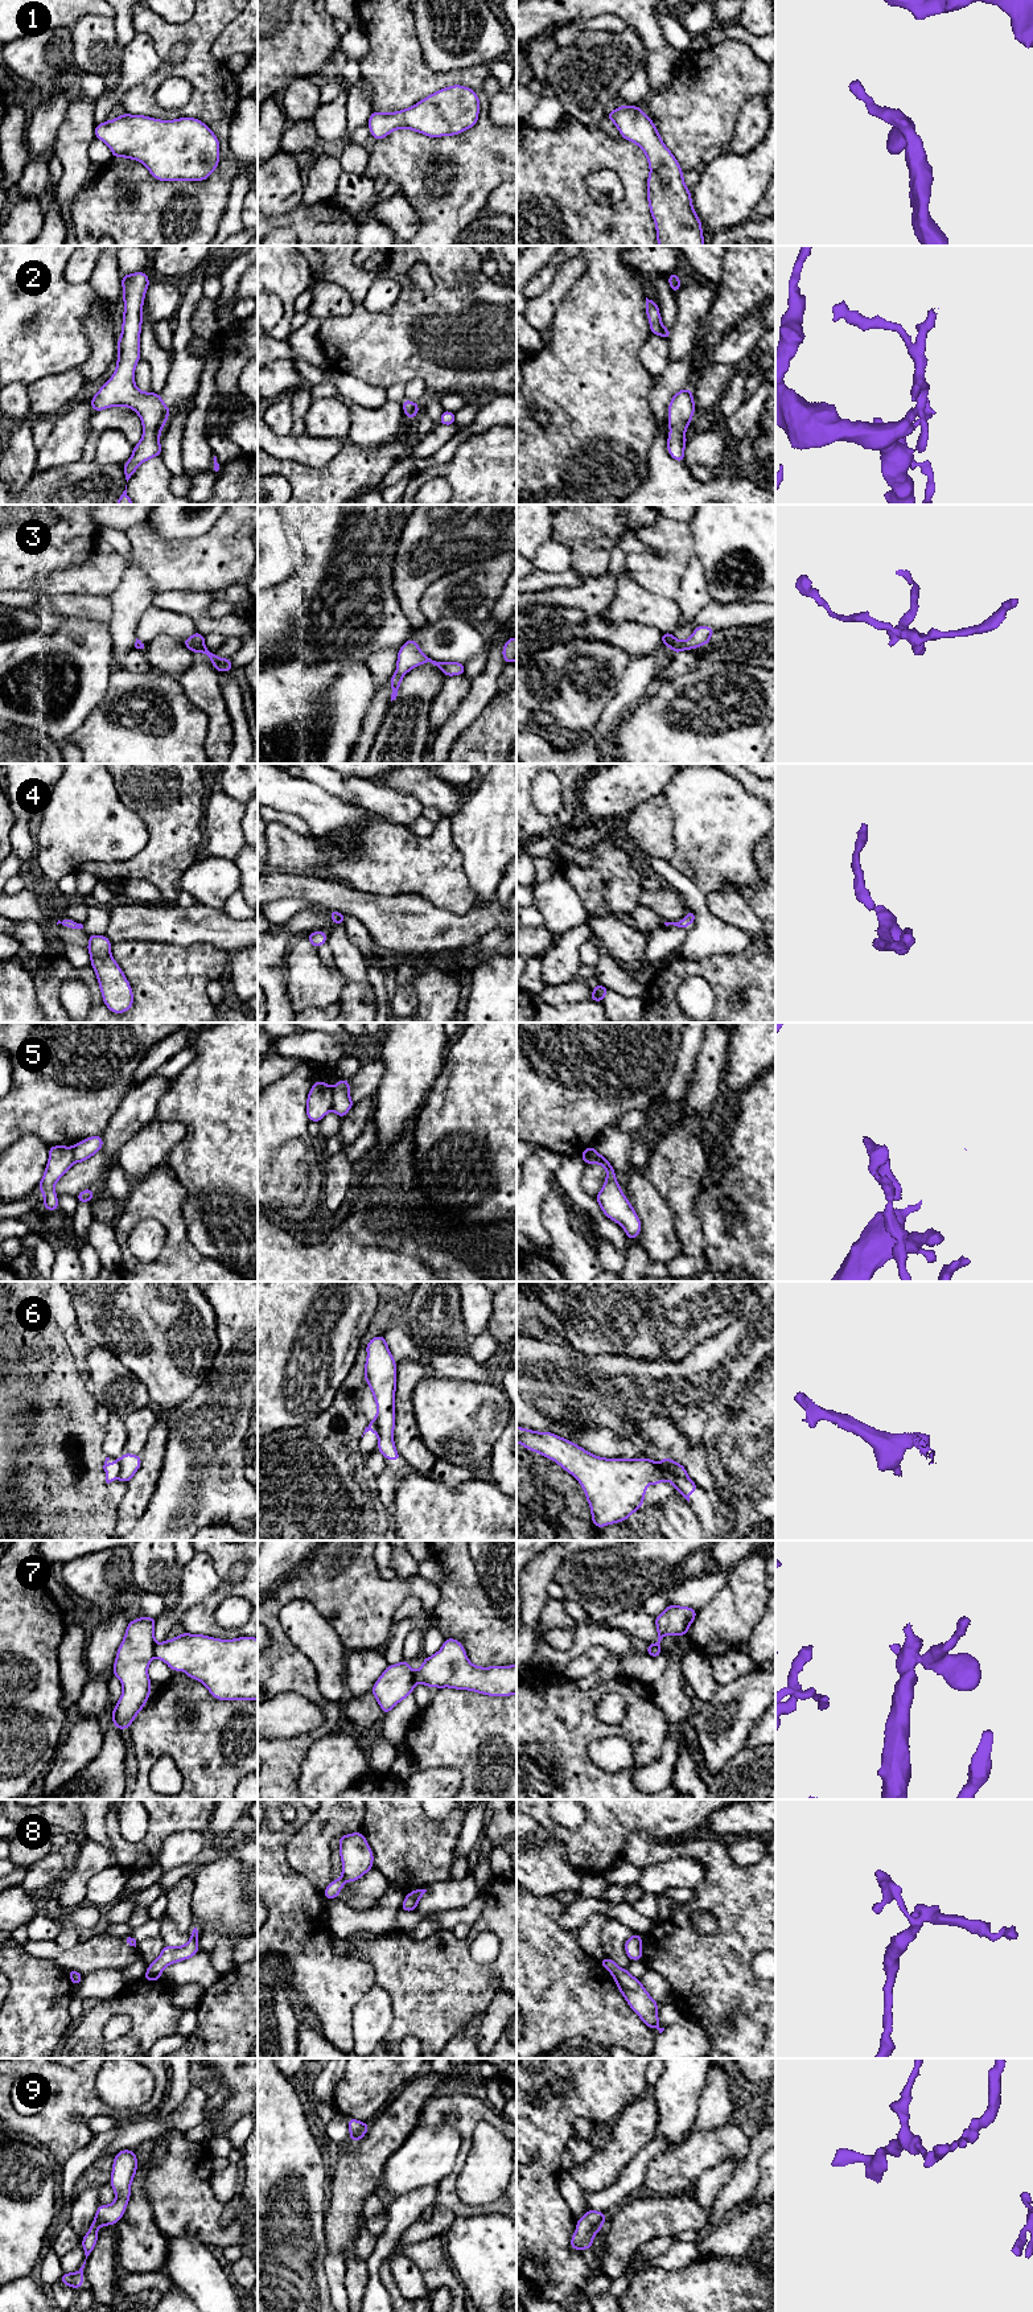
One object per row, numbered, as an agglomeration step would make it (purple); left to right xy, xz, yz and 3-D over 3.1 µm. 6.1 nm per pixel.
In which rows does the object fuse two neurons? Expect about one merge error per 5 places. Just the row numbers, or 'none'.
5, 6, 7

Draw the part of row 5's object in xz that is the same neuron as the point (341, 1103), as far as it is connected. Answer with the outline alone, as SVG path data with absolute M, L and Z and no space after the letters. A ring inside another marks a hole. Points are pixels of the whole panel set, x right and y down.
M339 1079L336 1086L332 1087L332 1110L341 1118L345 1118L347 1111L354 1106L350 1099L350 1085L349 1079Z

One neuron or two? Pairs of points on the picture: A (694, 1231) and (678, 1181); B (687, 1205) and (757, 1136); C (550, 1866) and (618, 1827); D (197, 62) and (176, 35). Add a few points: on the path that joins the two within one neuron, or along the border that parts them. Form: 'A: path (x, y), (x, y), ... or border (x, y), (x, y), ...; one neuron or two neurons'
A: path (686, 1220), (679, 1193); one neuron
B: border (707, 1181), (696, 1198), (696, 1216), (700, 1224); two neurons
C: border (548, 1831), (562, 1843), (564, 1856), (583, 1875); two neurons
D: path (197, 53), (197, 44), (185, 35); one neuron

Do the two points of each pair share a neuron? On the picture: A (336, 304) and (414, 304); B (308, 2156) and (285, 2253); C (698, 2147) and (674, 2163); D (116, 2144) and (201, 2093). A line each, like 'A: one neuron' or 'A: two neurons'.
A: two neurons
B: one neuron
C: one neuron
D: one neuron

